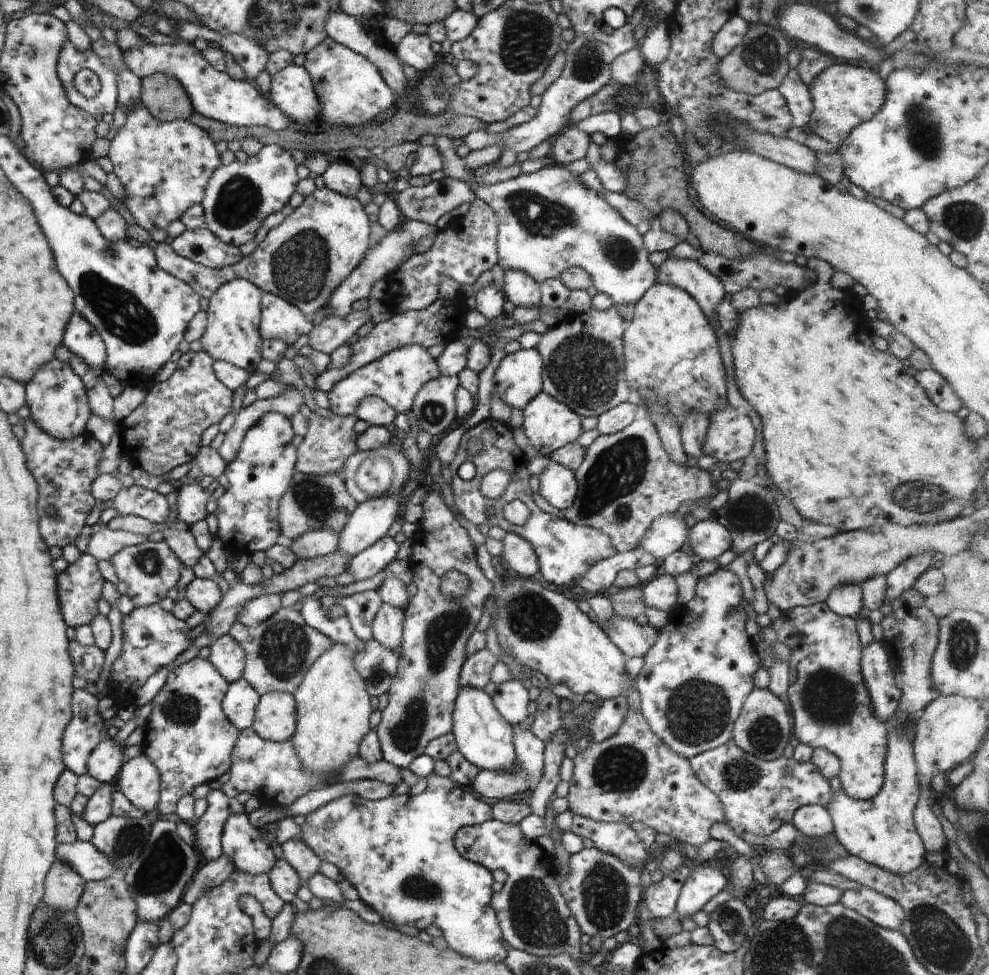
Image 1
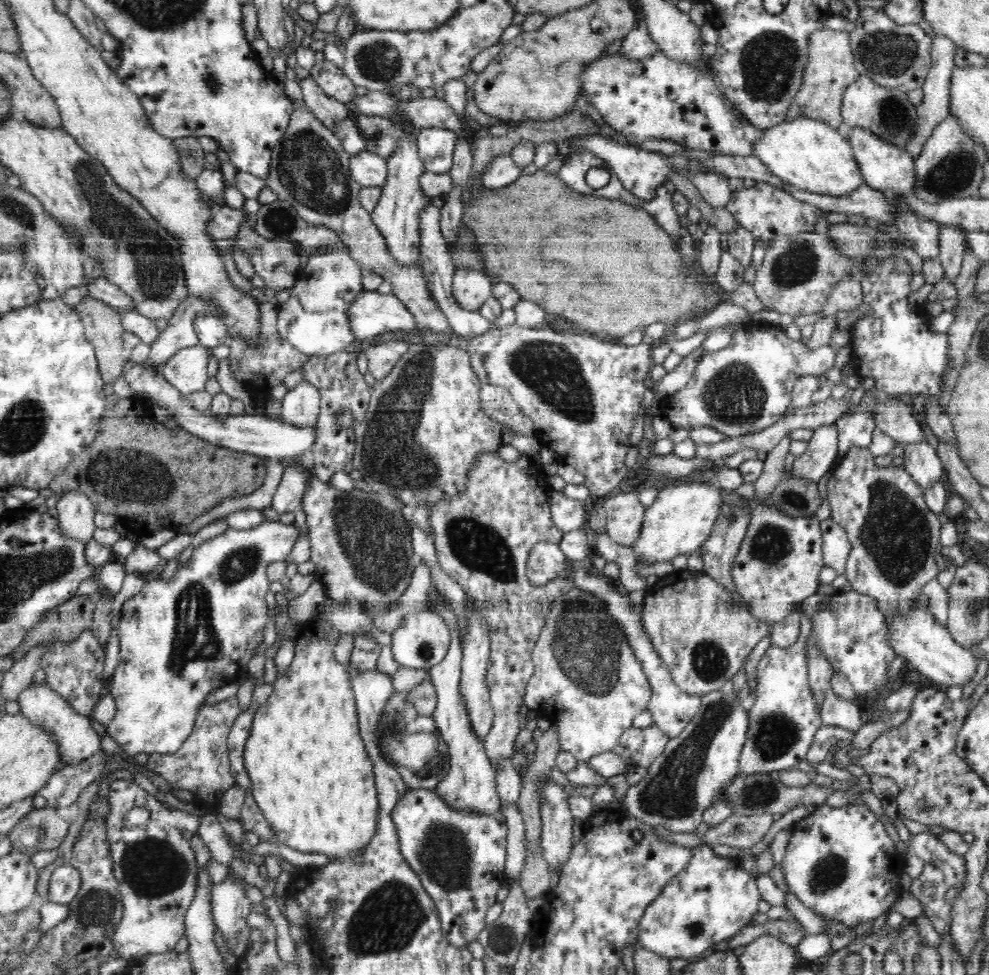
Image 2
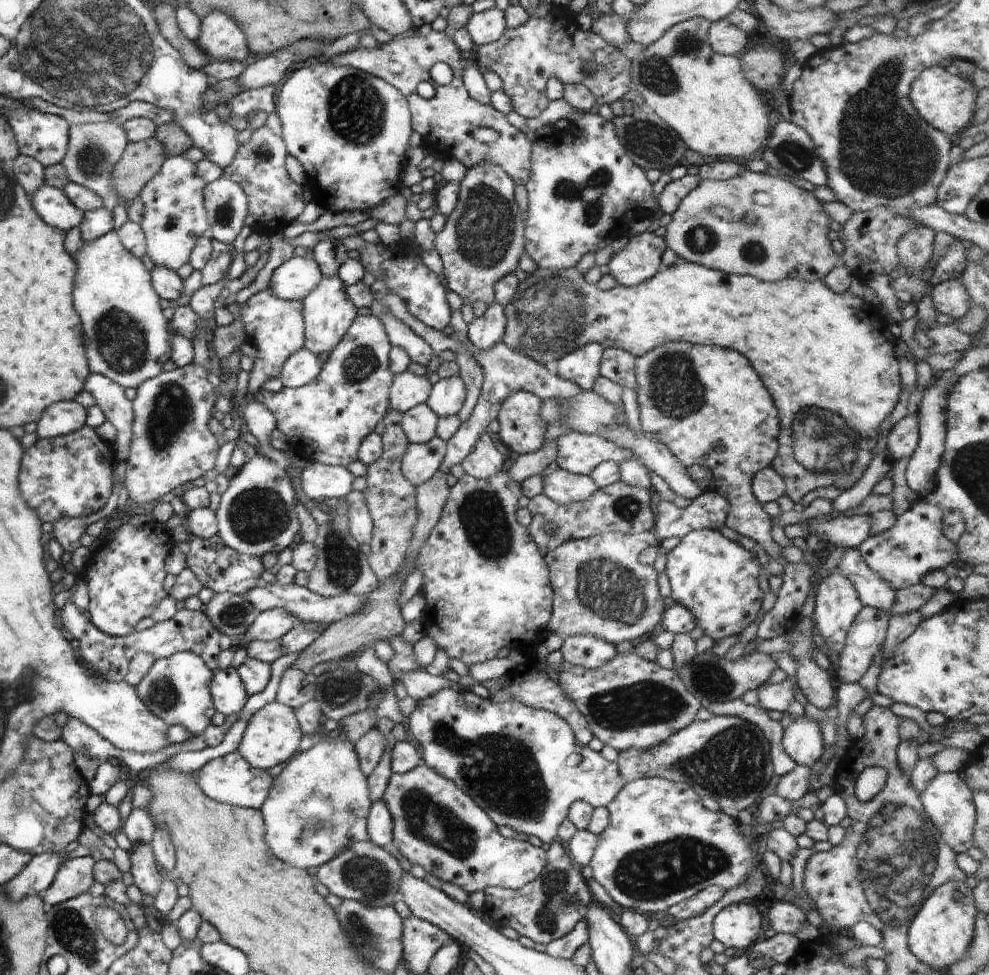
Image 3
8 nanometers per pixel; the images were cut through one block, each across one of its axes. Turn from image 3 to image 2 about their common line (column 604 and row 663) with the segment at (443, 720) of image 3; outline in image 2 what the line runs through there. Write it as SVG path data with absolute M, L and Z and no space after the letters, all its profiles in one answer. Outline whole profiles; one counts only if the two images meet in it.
M801 614L800 636L796 644L788 648L771 646L759 662L757 692L754 700L747 700L750 727L739 759L739 772L744 776L780 772L805 761L816 732L823 726L821 709L818 709L811 694L807 669L805 647L811 628L811 616Z

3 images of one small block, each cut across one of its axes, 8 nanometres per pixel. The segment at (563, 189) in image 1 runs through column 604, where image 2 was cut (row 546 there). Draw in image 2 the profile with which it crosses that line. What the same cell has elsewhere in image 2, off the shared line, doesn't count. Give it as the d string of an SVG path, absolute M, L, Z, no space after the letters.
M264 521L258 526L249 529L226 528L220 536L200 544L193 550L190 560L180 565L171 581L164 581L160 578L151 579L144 583L142 590L133 597L129 598L121 608L121 621L119 622L119 644L120 644L120 662L107 683L107 692L116 702L117 714L108 724L108 735L112 736L116 743L124 750L129 758L134 758L139 753L152 755L171 754L177 752L185 740L190 736L197 720L197 713L206 704L207 696L220 688L232 684L238 680L238 677L247 668L248 661L252 658L256 647L263 642L262 631L268 624L270 618L267 615L266 592L269 590L270 581L267 577L267 568L272 562L280 562L291 553L300 536L300 529L294 524L286 525L280 521Z

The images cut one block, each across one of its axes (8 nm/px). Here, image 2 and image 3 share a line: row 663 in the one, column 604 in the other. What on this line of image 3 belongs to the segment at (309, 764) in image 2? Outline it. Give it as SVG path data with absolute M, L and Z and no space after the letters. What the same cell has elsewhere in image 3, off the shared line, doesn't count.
M678 260L672 266L658 270L650 280L646 280L646 282L642 282L638 286L616 285L610 290L600 290L596 284L586 282L584 274L578 272L574 266L572 268L562 268L561 270L547 270L538 266L532 274L526 274L526 279L518 284L514 296L516 298L504 306L506 328L504 336L502 336L502 342L512 350L518 350L518 352L526 354L528 358L532 358L534 362L544 366L562 358L565 354L572 352L573 349L582 348L586 344L602 344L605 340L613 342L614 347L621 348L634 357L644 356L646 352L650 352L650 350L654 350L654 348L658 348L662 344L682 341L696 345L717 345L740 352L750 361L752 368L762 380L762 384L770 392L770 396L774 400L774 406L778 410L777 418L780 420L779 448L771 467L782 476L786 488L784 494L789 496L794 503L800 502L810 491L826 486L827 482L841 485L845 490L850 486L854 486L860 480L870 461L876 455L874 448L878 440L878 434L880 434L880 426L892 414L900 396L902 387L900 366L898 359L894 355L894 347L898 342L898 338L892 336L879 307L871 306L862 297L852 294L850 290L844 292L844 294L834 294L828 288L828 285L824 284L823 280L807 281L800 278L788 278L778 282L760 282L760 280L756 280L750 275L726 274L698 264Z

